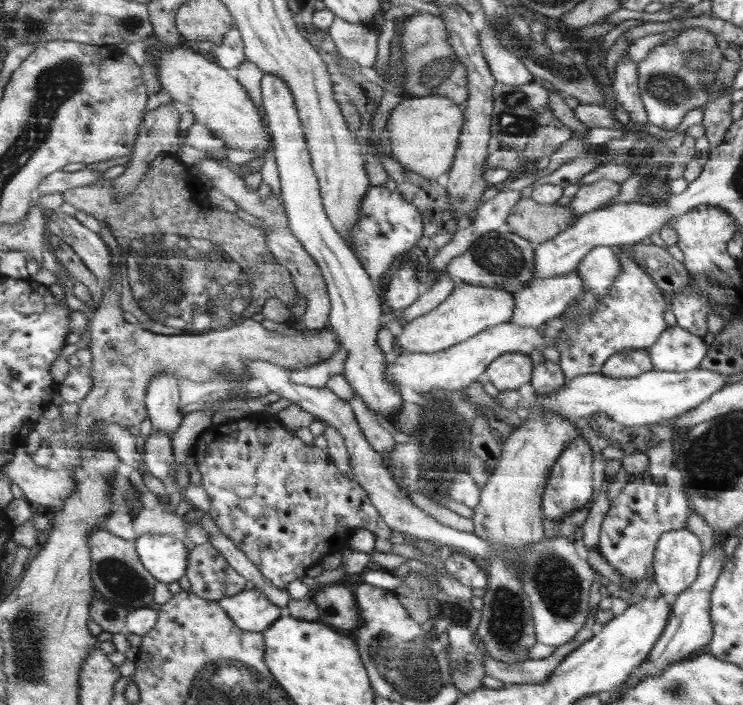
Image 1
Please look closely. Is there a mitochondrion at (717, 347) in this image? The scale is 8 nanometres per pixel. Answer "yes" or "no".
no

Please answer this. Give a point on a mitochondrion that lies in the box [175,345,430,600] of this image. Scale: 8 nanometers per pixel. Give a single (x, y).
(410, 421)

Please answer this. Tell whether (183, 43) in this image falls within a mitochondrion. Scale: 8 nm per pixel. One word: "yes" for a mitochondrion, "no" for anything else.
no

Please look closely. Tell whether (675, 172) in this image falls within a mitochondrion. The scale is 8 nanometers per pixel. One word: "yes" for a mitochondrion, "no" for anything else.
no

